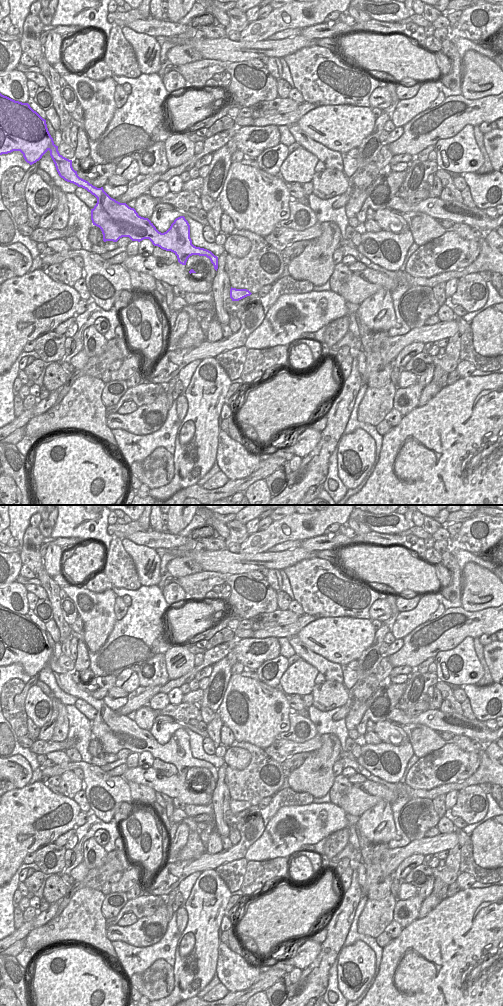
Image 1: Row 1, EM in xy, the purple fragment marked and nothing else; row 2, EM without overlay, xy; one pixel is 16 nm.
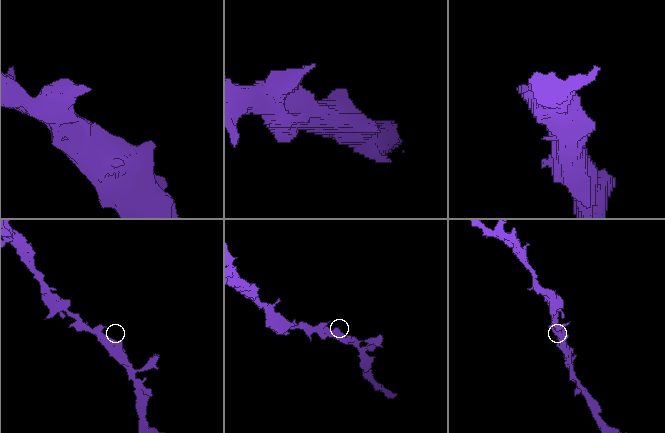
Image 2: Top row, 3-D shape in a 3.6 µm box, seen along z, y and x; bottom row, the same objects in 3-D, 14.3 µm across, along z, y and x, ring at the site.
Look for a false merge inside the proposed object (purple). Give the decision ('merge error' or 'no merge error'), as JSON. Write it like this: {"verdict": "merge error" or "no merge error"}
{"verdict": "no merge error"}

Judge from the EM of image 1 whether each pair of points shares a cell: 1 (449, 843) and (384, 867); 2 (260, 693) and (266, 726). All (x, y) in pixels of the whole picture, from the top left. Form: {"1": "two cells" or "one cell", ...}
{"1": "one cell", "2": "one cell"}

